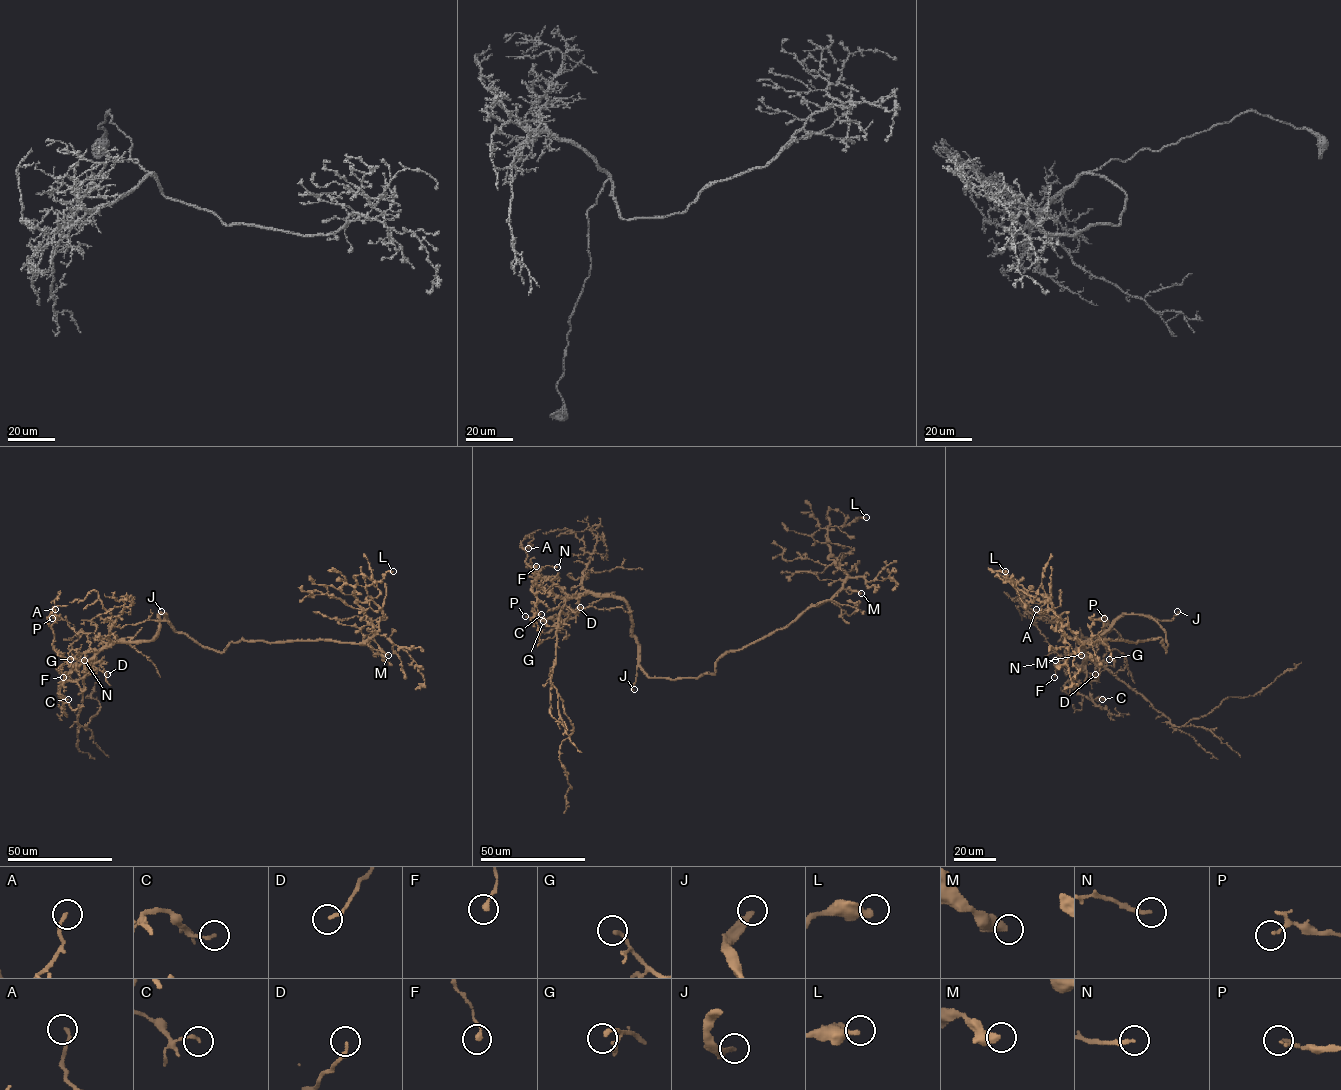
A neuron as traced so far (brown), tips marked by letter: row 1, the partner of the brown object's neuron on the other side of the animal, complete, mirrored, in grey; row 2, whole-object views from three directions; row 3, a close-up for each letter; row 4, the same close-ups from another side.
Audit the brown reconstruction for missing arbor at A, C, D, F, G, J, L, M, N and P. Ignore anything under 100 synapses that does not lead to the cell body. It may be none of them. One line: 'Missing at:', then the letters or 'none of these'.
Missing at: J

